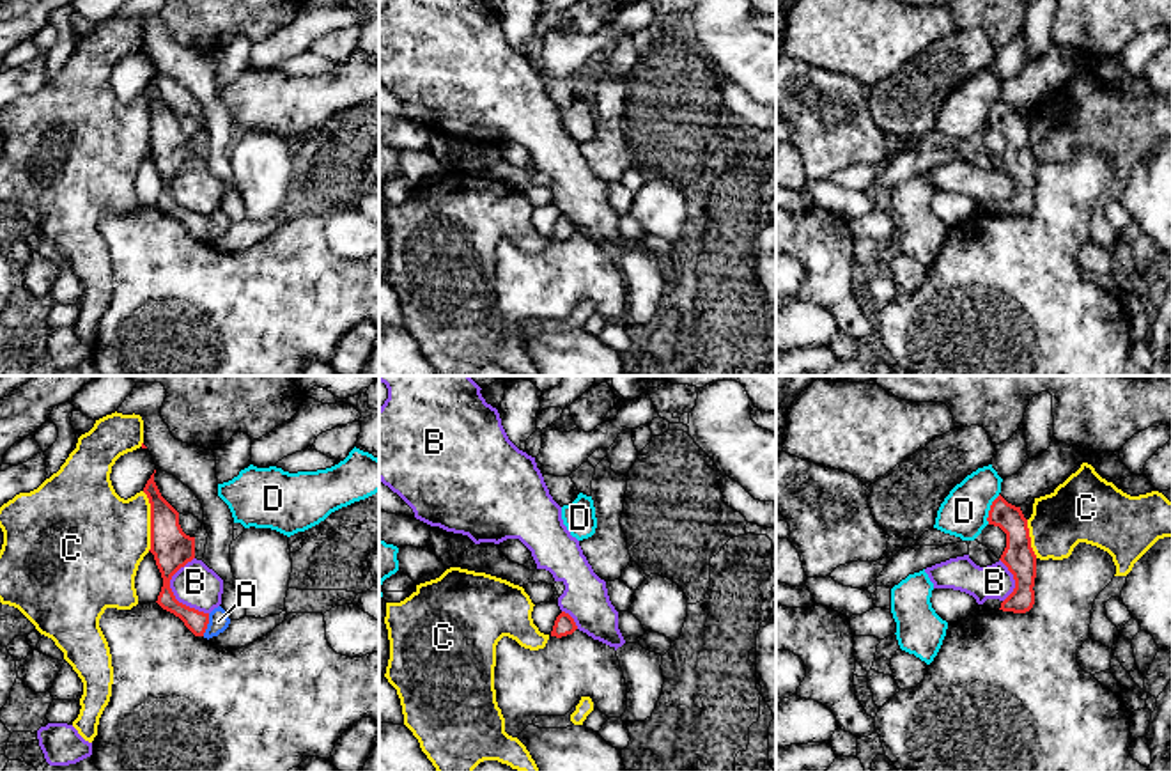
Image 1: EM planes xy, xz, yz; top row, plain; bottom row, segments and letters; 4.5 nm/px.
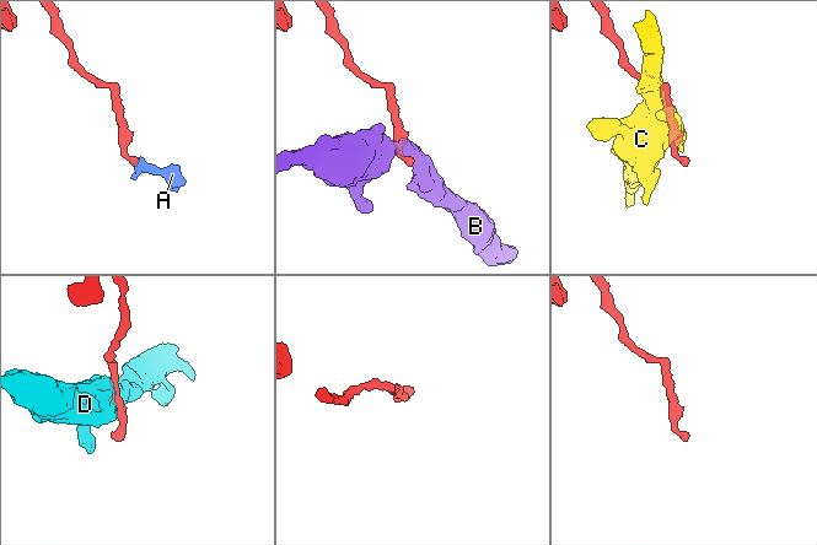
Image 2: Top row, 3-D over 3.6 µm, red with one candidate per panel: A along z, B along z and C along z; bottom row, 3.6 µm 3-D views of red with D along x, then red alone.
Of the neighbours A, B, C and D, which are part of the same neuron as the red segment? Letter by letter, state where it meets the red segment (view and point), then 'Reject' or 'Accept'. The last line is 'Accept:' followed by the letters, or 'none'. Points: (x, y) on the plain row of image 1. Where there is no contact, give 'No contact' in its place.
A: Touches red at xy (208, 225). Reject
B: Touches red at xy (172, 195). Reject
C: Touches red at xy (151, 124). Reject
D: Touches red at yz (991, 112). Reject
Accept: none

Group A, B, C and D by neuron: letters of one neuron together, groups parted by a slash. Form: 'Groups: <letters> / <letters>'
Groups: A / B / C / D

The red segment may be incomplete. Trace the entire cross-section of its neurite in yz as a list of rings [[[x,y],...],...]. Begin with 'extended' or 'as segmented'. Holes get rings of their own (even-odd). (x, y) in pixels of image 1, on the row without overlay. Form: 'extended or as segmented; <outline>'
as segmented; [[[999,97],[990,108],[987,124],[1006,136],[1006,151],[999,163],[1015,183],[1013,195],[1001,206],[999,213],[1026,216],[1035,207],[1033,190],[1036,181],[1036,158],[1031,151],[1028,122],[1020,110],[1008,106]]]

